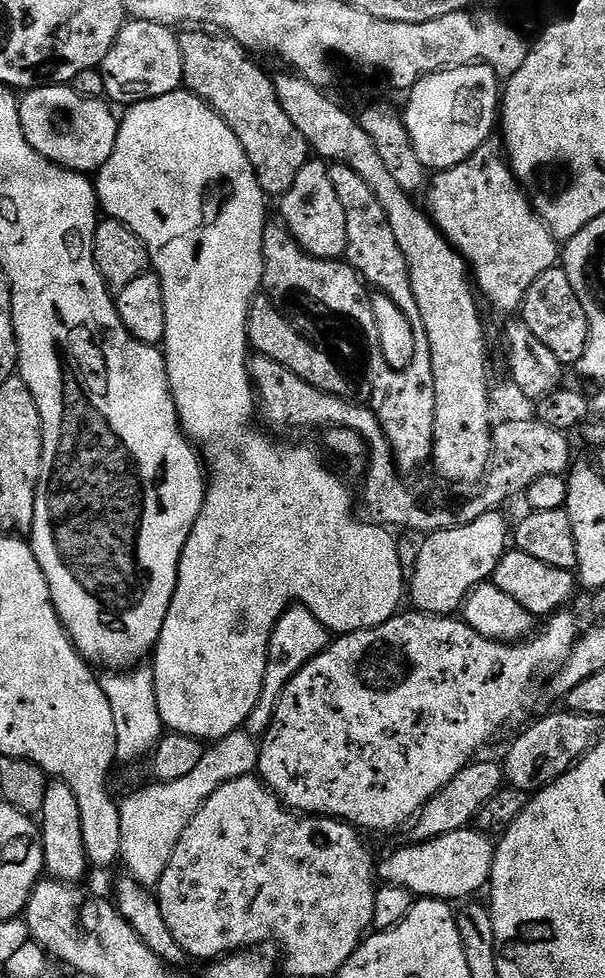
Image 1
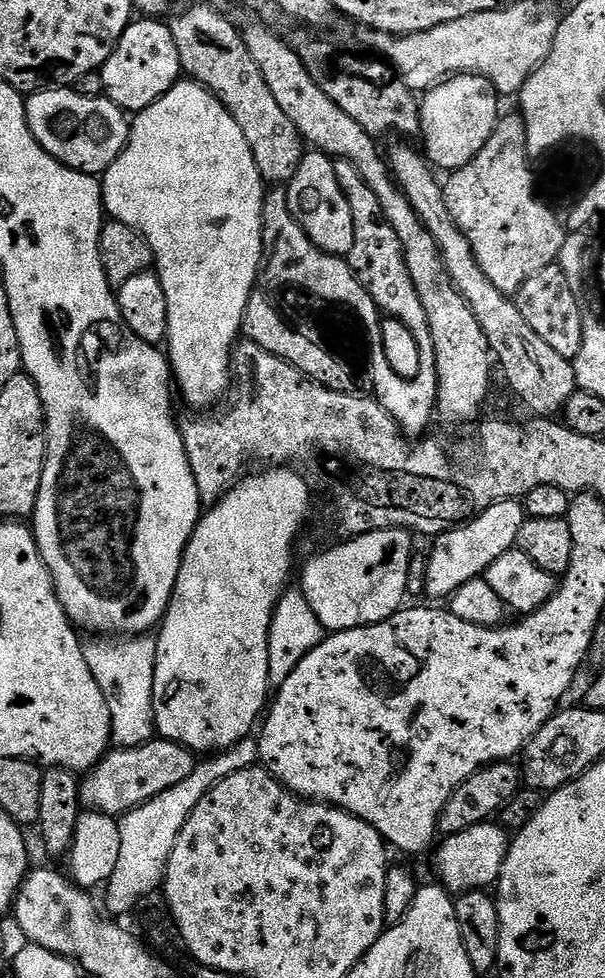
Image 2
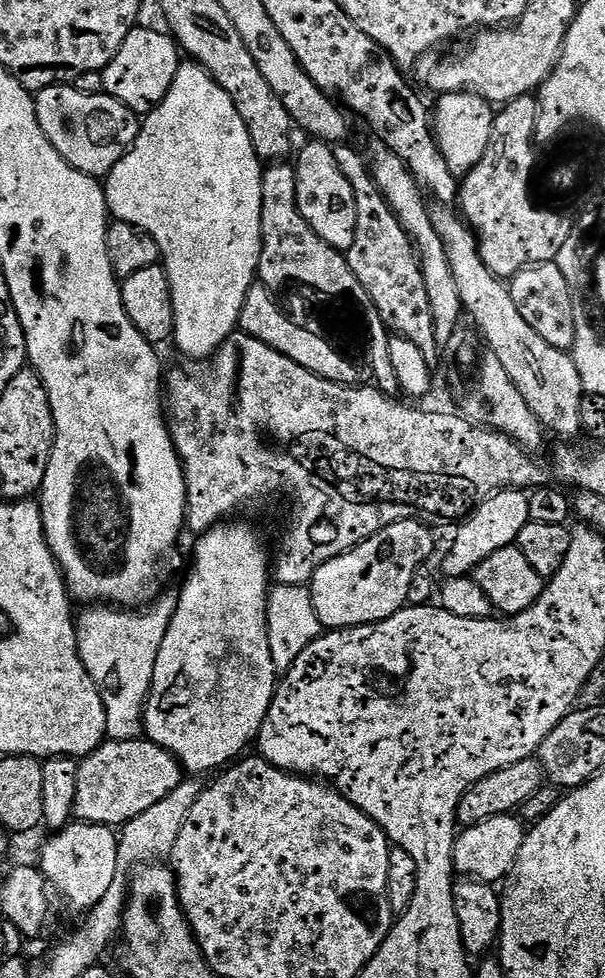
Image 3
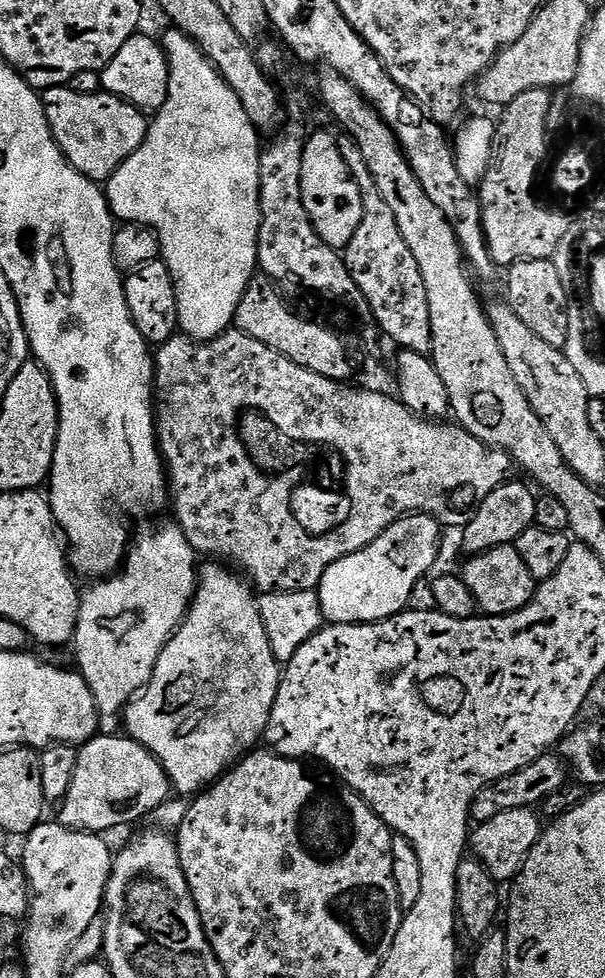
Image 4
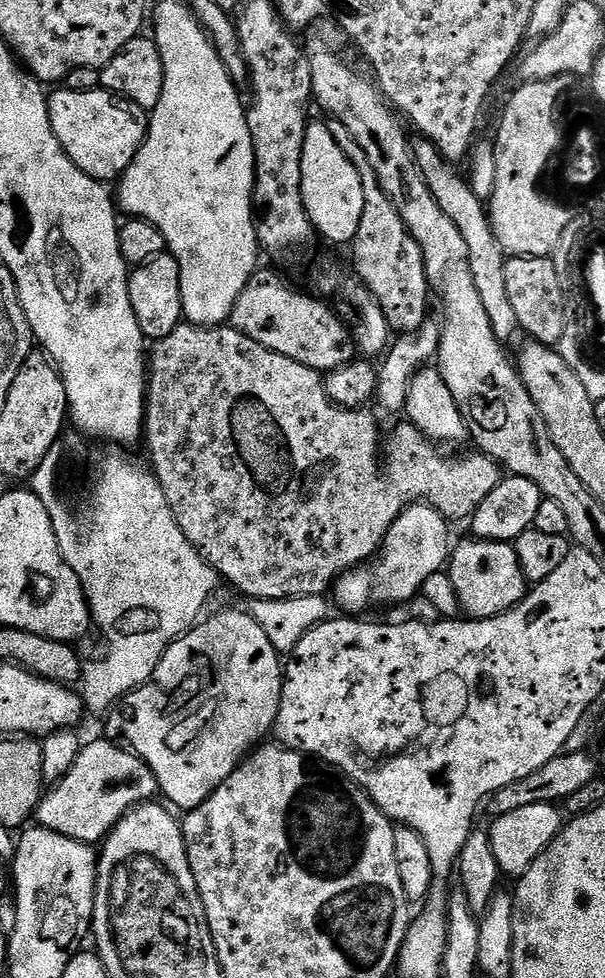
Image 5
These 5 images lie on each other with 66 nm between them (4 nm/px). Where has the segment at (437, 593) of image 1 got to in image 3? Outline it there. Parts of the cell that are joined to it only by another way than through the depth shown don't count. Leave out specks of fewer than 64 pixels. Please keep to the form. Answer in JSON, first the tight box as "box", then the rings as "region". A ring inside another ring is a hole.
{"box":[443,490,530,576],"region":[[[509,490],[494,494],[489,500],[482,502],[482,506],[478,506],[475,512],[455,529],[456,537],[453,538],[452,545],[444,556],[443,575],[467,576],[475,573],[478,565],[486,562],[490,554],[513,547],[518,534],[522,534],[522,526],[526,526],[529,520],[530,506],[523,491]]]}

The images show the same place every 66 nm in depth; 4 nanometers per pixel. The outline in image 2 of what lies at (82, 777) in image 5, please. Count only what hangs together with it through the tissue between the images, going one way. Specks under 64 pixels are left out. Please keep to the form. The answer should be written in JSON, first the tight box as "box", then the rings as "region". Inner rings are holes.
{"box":[83,738,197,818],"region":[[[153,738],[137,748],[116,748],[83,777],[83,803],[89,809],[119,818],[142,802],[162,794],[162,790],[170,790],[170,786],[178,786],[178,782],[190,778],[197,763],[197,753],[163,738]]]}

